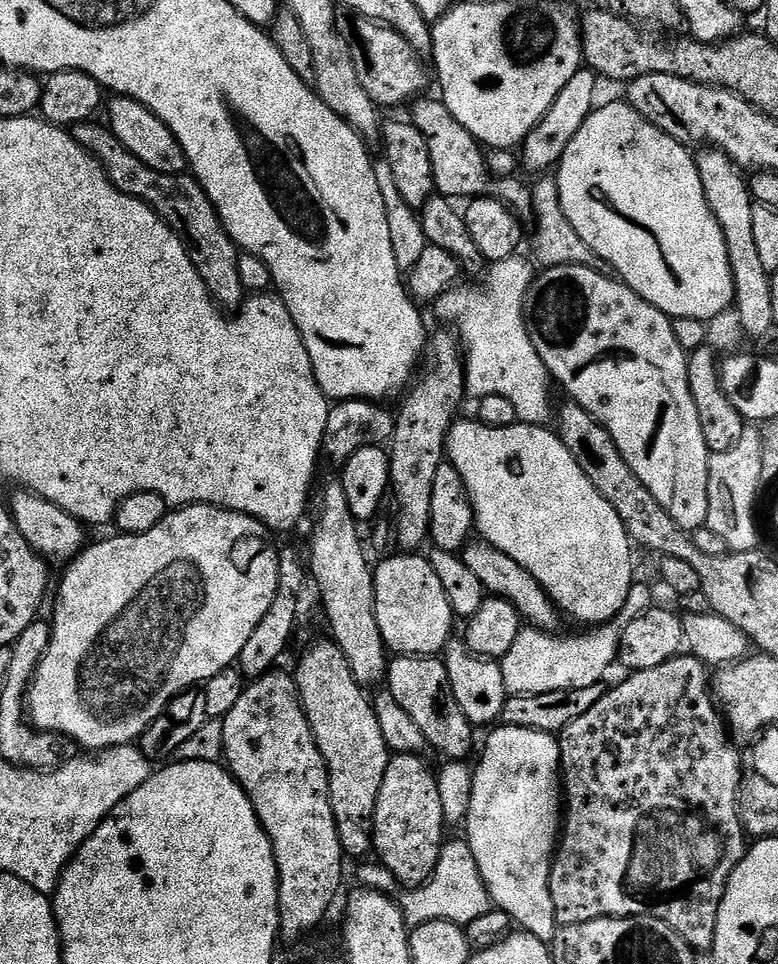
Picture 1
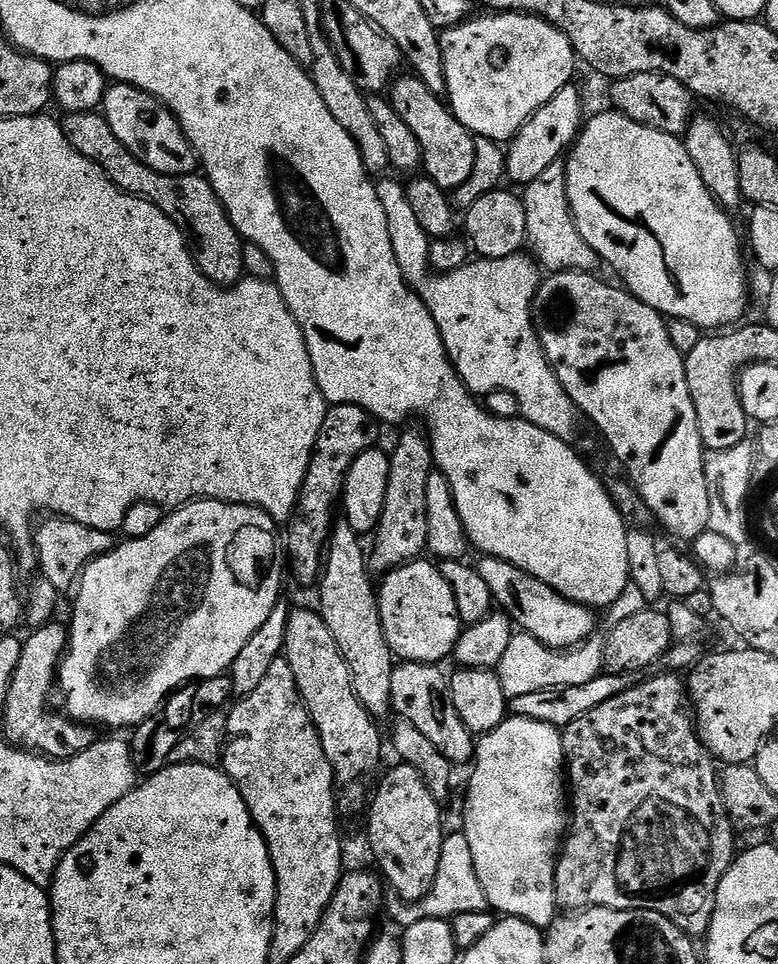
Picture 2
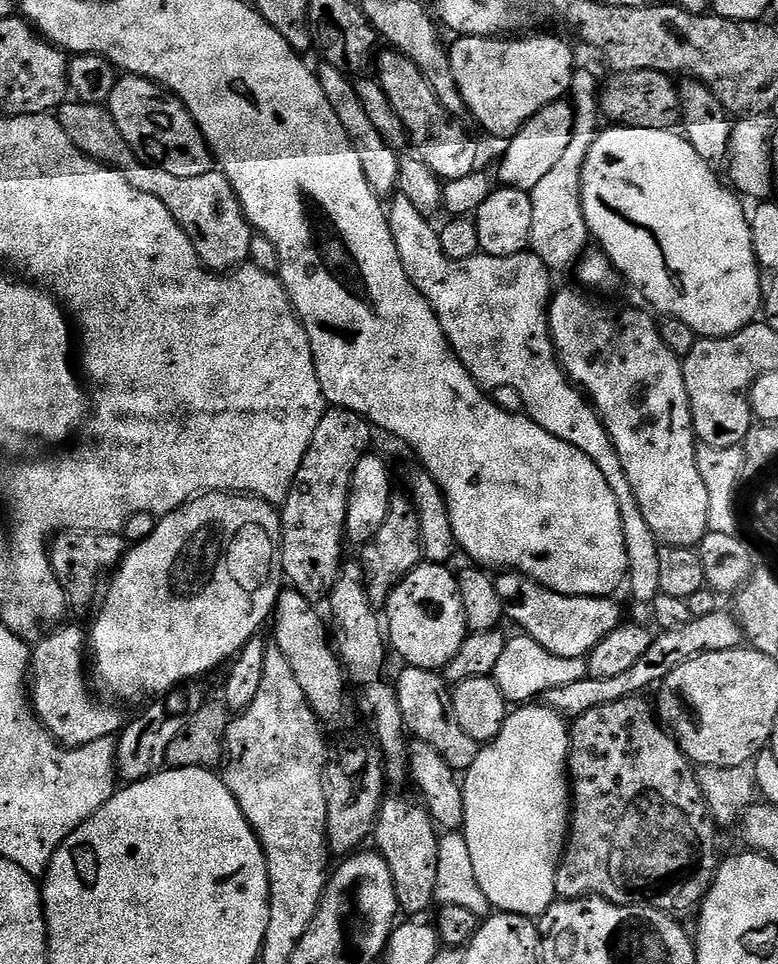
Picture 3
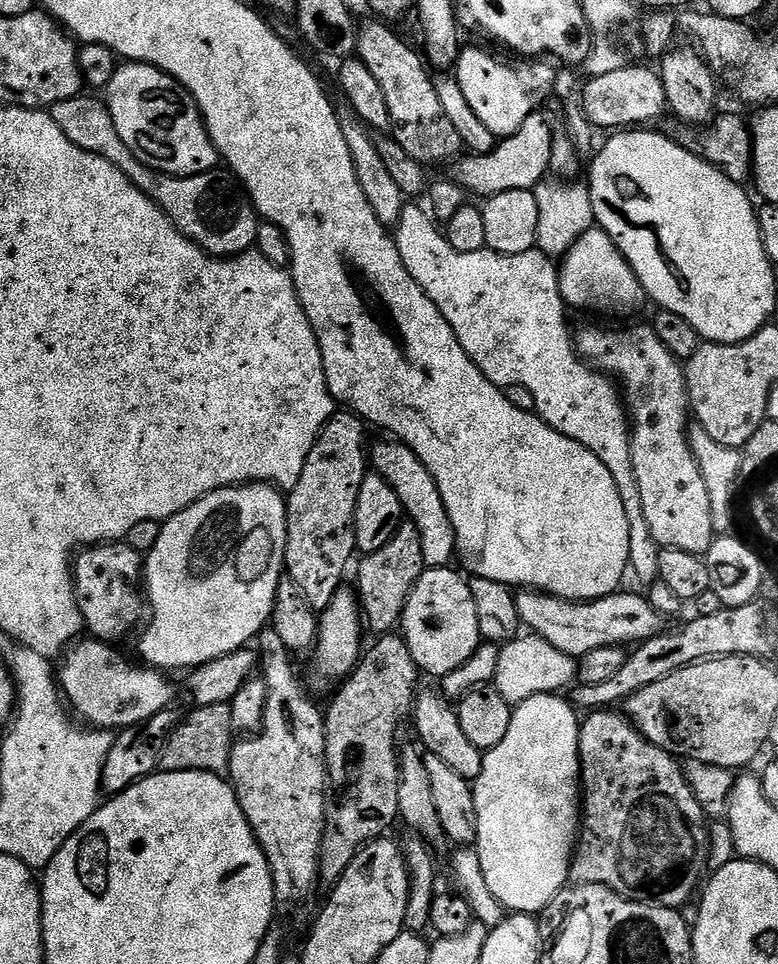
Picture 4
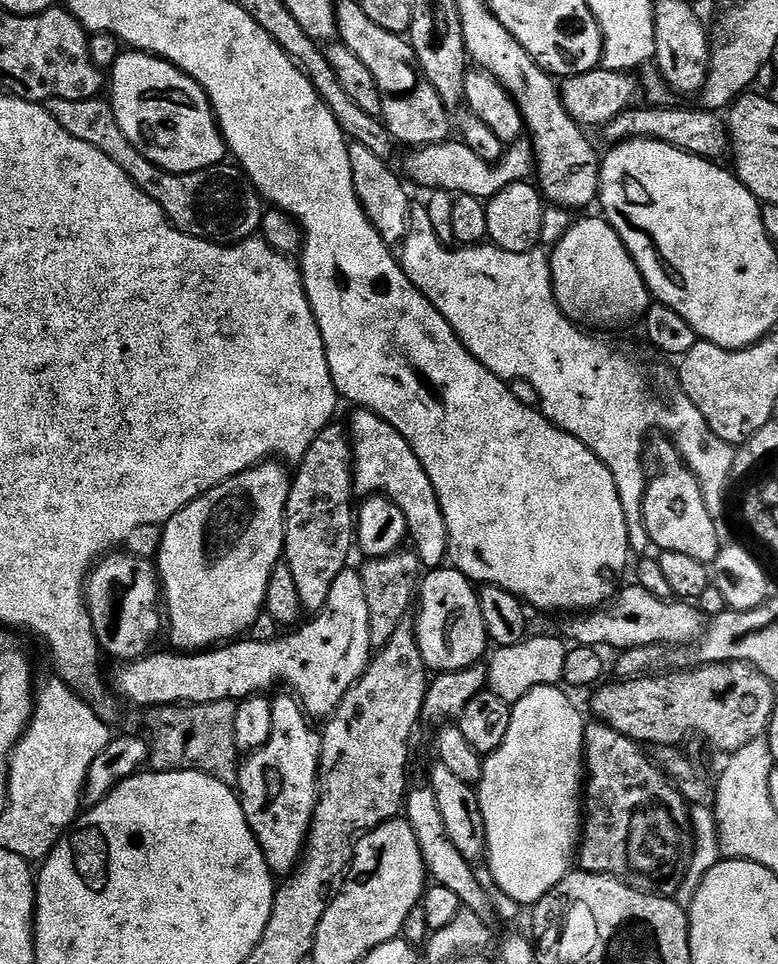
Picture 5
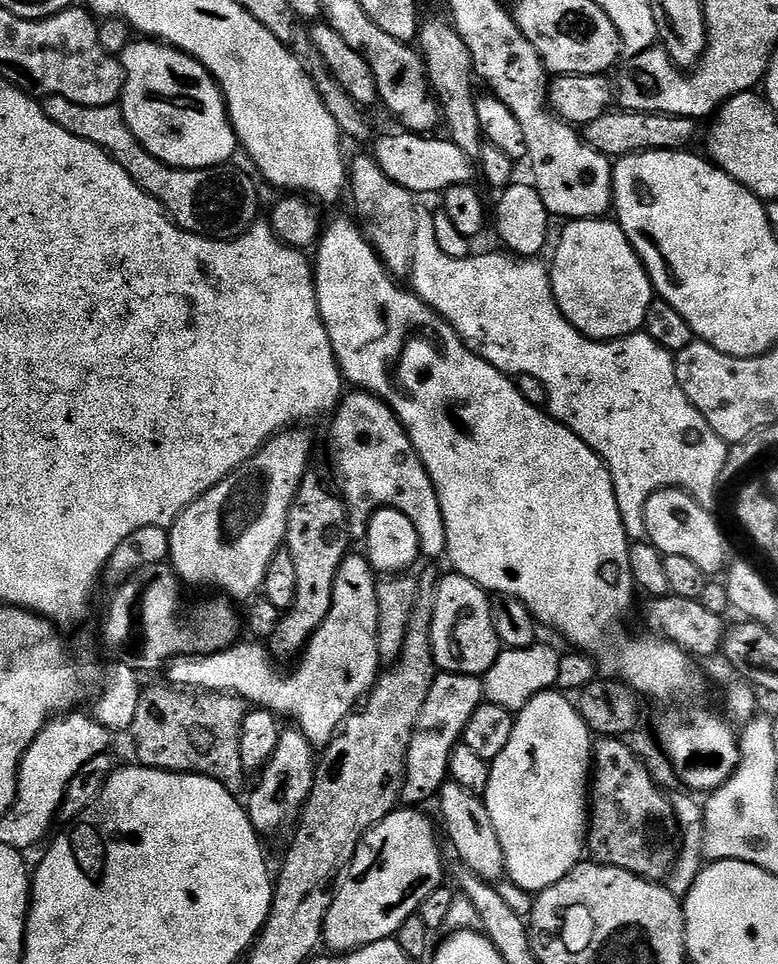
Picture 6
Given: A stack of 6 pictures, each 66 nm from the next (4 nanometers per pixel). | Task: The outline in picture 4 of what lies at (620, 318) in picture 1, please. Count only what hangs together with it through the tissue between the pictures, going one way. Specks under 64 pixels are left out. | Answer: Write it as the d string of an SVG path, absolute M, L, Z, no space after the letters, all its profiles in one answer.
M647 323L636 324L633 328L616 328L613 332L608 328L580 328L577 332L575 329L574 347L581 360L596 371L605 373L617 381L624 380L622 399L627 411L631 413L628 441L632 459L632 478L640 491L642 515L646 518L646 526L653 544L660 548L686 550L697 554L707 553L714 539L712 507L706 482L700 473L696 456L692 453L692 446L688 443L690 405L681 361L675 360L670 350L666 350L666 346L658 342L658 334L654 334L654 330Z

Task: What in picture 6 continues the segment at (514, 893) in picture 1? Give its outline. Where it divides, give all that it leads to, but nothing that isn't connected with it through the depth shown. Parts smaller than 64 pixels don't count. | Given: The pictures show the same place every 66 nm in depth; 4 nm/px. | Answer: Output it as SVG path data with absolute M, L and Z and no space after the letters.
M549 690L538 694L529 704L515 713L516 725L510 734L510 742L506 742L506 750L502 750L502 754L498 754L498 758L491 761L488 769L488 785L482 793L482 799L490 814L490 822L494 822L494 830L498 834L498 842L502 842L504 871L507 879L511 883L517 884L524 892L533 894L541 892L544 888L554 886L554 882L561 880L568 871L581 863L583 856L580 855L585 855L586 852L586 833L590 815L590 769L594 759L594 733L590 731L584 719L580 717L579 707L573 701L571 704L568 700L571 699L565 693L559 690Z

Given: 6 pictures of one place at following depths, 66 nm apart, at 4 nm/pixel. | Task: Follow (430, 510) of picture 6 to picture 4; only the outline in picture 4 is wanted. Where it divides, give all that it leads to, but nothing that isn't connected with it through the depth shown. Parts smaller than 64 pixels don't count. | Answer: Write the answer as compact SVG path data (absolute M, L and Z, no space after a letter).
M384 438L381 444L371 445L370 464L375 475L381 476L398 494L400 505L404 507L407 519L418 530L422 538L422 558L430 568L446 568L453 563L457 555L454 522L450 522L450 514L446 514L446 505L442 503L442 494L438 494L438 486L434 478L430 478L430 470L422 466L422 462L405 444L392 438Z

